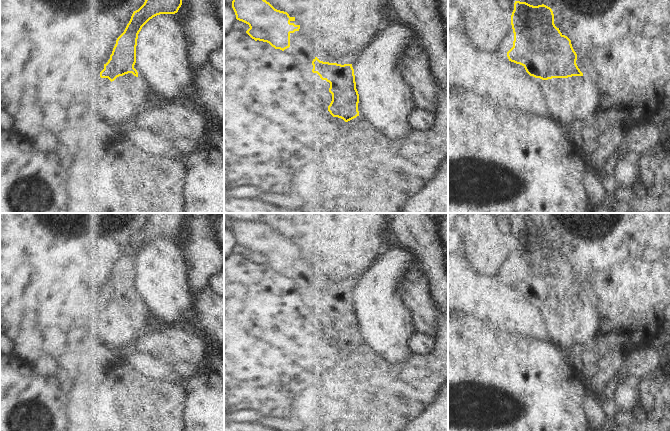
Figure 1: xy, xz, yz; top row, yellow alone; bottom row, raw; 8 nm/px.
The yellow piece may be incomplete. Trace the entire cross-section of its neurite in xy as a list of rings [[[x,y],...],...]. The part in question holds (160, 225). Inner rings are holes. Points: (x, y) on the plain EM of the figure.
[[[152,213],[144,228],[133,236],[124,256],[117,262],[110,283],[100,296],[101,302],[108,302],[111,307],[111,342],[112,348],[120,354],[131,349],[135,342],[144,335],[149,327],[148,307],[139,301],[134,292],[138,258],[142,251],[153,241],[160,238],[175,238],[182,229],[184,213]]]

